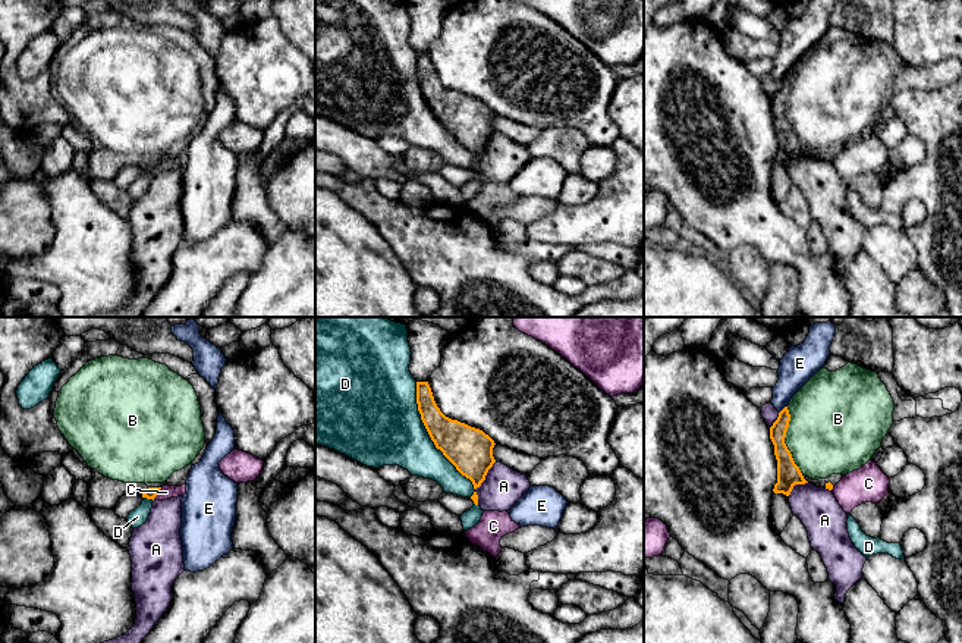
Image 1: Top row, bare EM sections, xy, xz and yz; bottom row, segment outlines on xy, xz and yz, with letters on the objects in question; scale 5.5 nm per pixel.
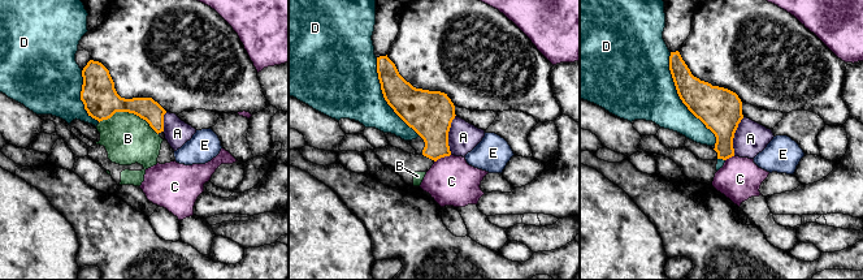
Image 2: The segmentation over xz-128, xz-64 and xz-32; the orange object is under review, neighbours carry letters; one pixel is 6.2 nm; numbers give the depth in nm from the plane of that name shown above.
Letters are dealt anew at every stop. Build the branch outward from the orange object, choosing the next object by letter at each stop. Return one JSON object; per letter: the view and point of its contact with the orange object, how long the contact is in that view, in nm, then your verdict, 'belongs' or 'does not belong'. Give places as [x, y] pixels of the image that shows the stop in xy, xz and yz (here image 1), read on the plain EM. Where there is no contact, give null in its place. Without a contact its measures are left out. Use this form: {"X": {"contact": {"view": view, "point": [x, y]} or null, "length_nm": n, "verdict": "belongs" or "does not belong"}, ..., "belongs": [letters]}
{"A": {"contact": {"view": "xz", "point": [481, 153]}, "length_nm": 260, "verdict": "does not belong"}, "B": {"contact": {"view": "yz", "point": [783, 112]}, "length_nm": 380, "verdict": "belongs"}, "C": {"contact": {"view": "xy", "point": [157, 163]}, "length_nm": 90, "verdict": "does not belong"}, "D": {"contact": {"view": "xz", "point": [431, 110]}, "length_nm": 700, "verdict": "does not belong"}, "E": {"contact": {"view": "yz", "point": [782, 81]}, "length_nm": 60, "verdict": "does not belong"}, "belongs": ["B"]}

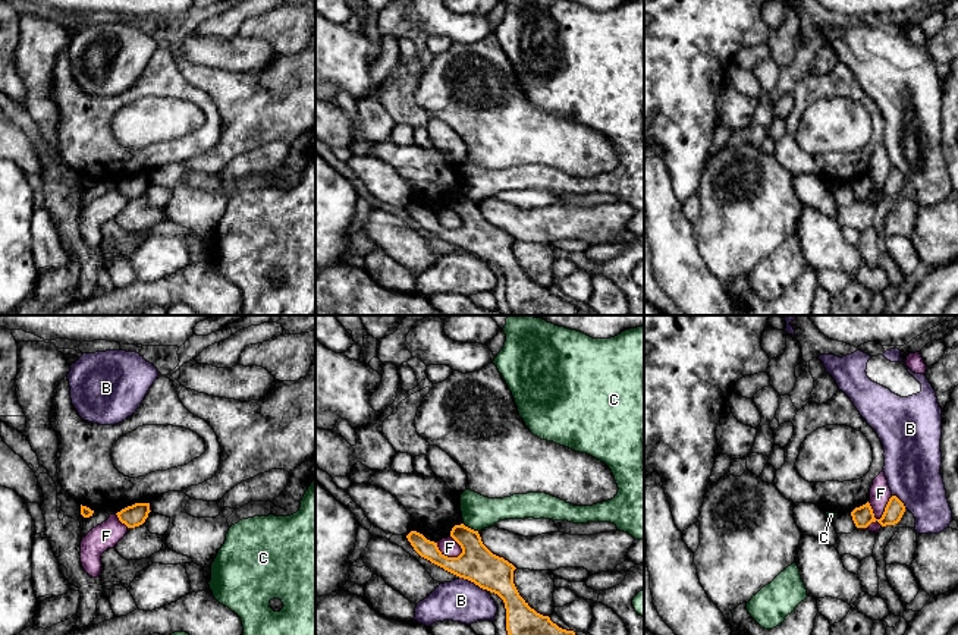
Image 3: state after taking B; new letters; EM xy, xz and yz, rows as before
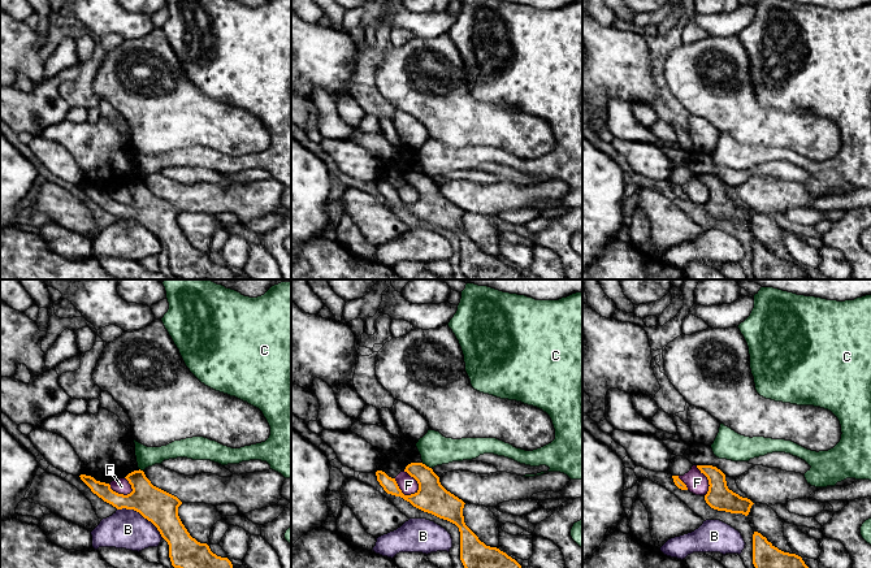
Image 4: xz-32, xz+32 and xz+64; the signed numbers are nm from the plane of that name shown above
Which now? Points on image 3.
{"B": {"contact": {"view": "xz", "point": [473, 252]}, "length_nm": 160, "verdict": "does not belong"}, "C": {"contact": {"view": "xz", "point": [470, 200]}, "length_nm": 100, "verdict": "does not belong"}, "F": {"contact": {"view": "yz", "point": [883, 185]}, "length_nm": 220, "verdict": "does not belong"}, "belongs": []}

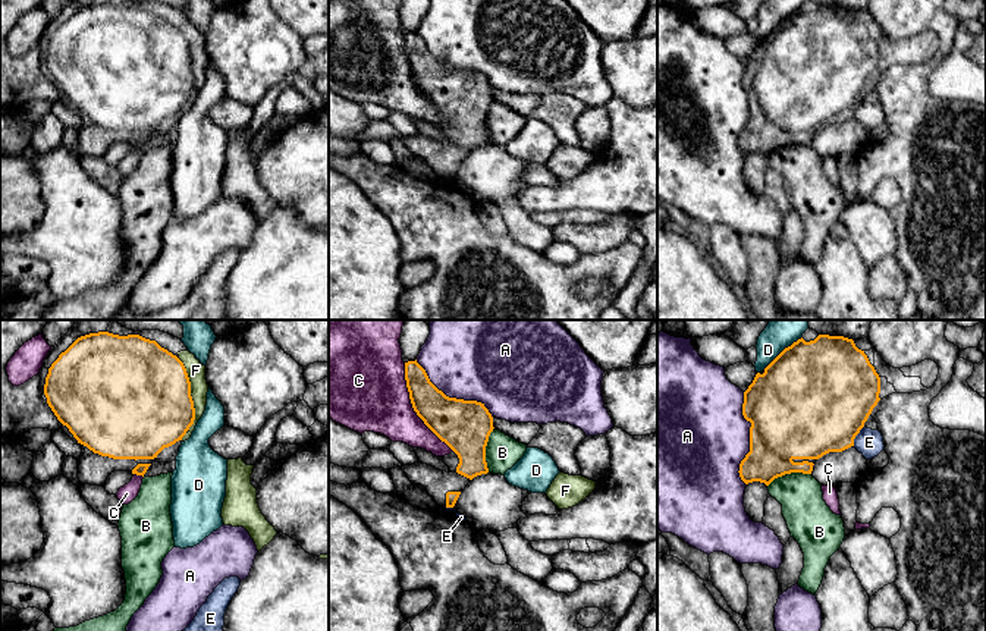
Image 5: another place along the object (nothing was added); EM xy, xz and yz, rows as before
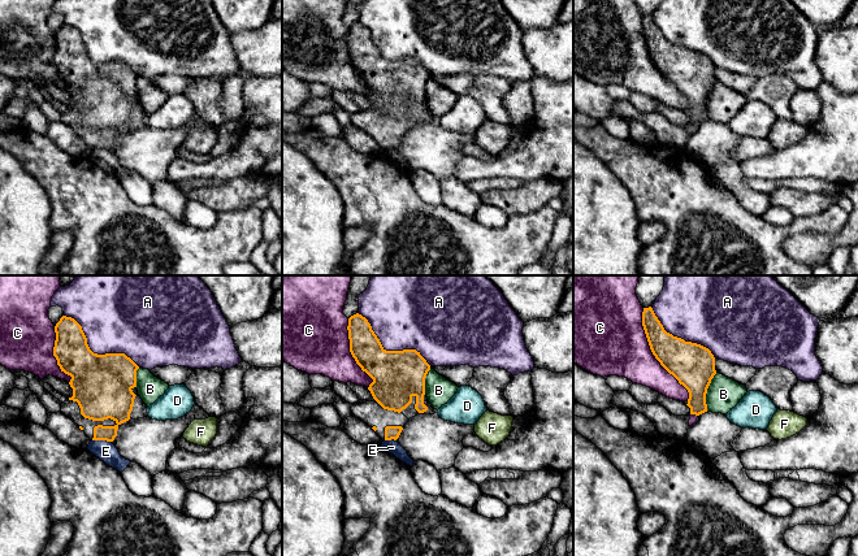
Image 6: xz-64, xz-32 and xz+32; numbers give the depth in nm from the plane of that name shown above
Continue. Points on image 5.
{"A": {"contact": {"view": "yz", "point": [750, 109]}, "length_nm": 500, "verdict": "does not belong"}, "B": {"contact": {"view": "xz", "point": [484, 121]}, "length_nm": 260, "verdict": "does not belong"}, "C": {"contact": {"view": "xz", "point": [413, 78]}, "length_nm": 550, "verdict": "does not belong"}, "D": {"contact": {"view": "yz", "point": [784, 21]}, "length_nm": 280, "verdict": "does not belong"}, "E": {"contact": {"view": "yz", "point": [856, 106]}, "length_nm": 130, "verdict": "does not belong"}, "F": {"contact": {"view": "xy", "point": [190, 65]}, "length_nm": 400, "verdict": "belongs"}, "belongs": ["F"]}

